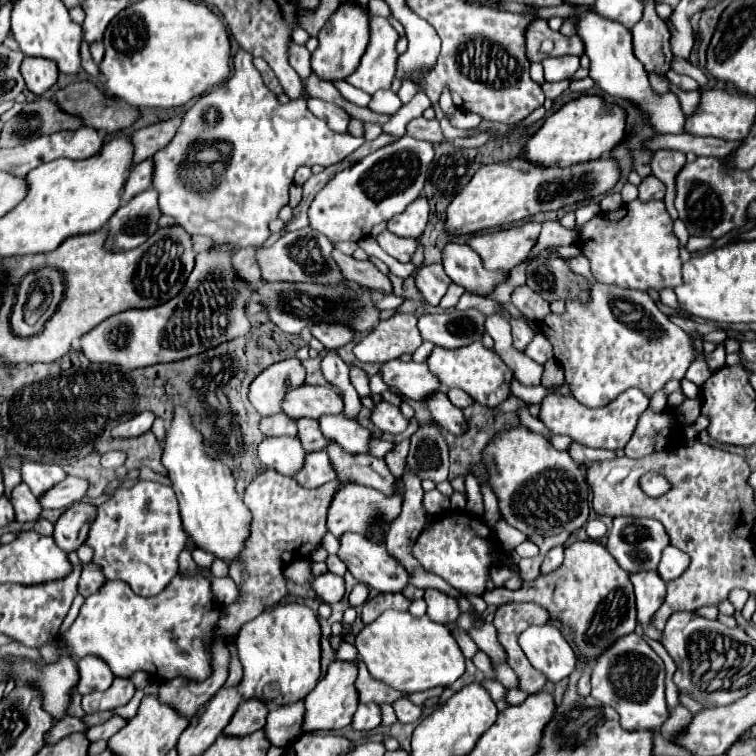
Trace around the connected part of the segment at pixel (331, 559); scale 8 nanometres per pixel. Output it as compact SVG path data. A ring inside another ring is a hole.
M328 555L326 565L328 565L328 571L332 571L336 575L344 575L346 573L346 565L344 565L344 561L338 555Z

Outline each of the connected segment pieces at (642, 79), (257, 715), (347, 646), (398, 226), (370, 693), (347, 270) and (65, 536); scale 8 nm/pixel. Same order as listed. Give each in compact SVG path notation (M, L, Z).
M590 11L590 13L580 15L576 33L584 39L586 55L590 57L590 77L602 89L604 95L630 101L634 107L638 107L646 115L646 123L658 133L682 133L684 131L684 111L680 107L678 95L672 92L656 93L652 89L646 67L634 55L632 35L628 29L622 29L622 25L618 23L604 21L604 17Z
M252 697L244 699L224 729L224 735L250 735L266 725L268 705L264 701Z
M342 641L340 643L340 649L338 649L338 659L344 659L344 661L356 661L358 659L358 653L356 653L356 647L348 641Z
M420 195L402 213L388 221L388 229L400 237L420 237L428 223L428 201Z
M360 661L358 663L358 679L356 679L356 689L360 695L360 703L396 703L402 697L408 697L406 693L400 693L382 681L376 681L366 665Z
M338 249L332 251L332 257L338 263L338 267L340 267L340 271L342 271L342 275L346 279L356 281L358 285L364 285L368 289L382 291L386 295L392 293L390 279L384 273L380 273L372 263L368 263L368 261L356 261L354 257L350 257L350 255L346 255L346 253L338 251Z
M76 503L68 507L62 517L56 521L54 527L54 539L56 543L66 551L76 551L86 539L90 525L96 517L96 505L90 503Z

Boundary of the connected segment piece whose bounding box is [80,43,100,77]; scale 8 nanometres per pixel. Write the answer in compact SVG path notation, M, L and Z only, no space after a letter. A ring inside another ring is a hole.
M82 43L80 53L82 53L82 69L84 69L88 75L98 77L98 75L100 75L100 69L98 69L98 65L94 63L94 59L92 59L92 55L90 55L90 51L88 51L88 45Z

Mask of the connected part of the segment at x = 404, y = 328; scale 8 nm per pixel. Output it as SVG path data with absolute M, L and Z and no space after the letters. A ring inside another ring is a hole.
M396 313L384 319L353 348L356 359L362 363L398 359L404 353L414 353L422 345L422 337L416 327L416 315Z

